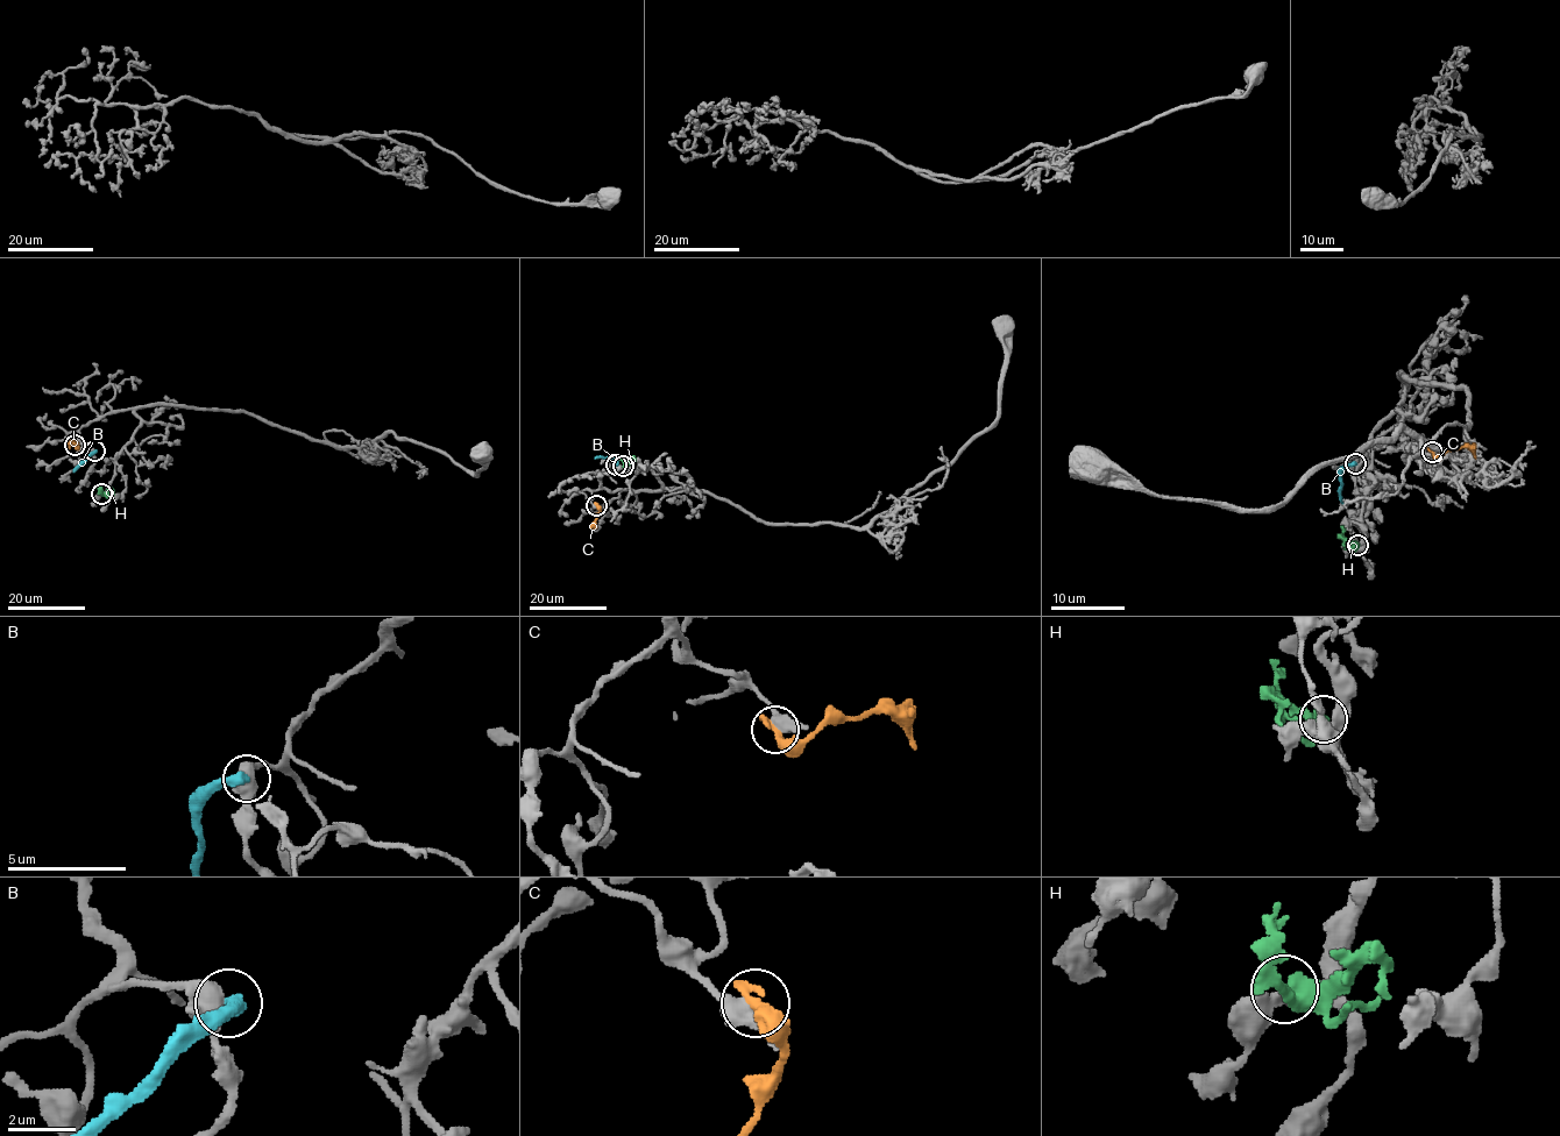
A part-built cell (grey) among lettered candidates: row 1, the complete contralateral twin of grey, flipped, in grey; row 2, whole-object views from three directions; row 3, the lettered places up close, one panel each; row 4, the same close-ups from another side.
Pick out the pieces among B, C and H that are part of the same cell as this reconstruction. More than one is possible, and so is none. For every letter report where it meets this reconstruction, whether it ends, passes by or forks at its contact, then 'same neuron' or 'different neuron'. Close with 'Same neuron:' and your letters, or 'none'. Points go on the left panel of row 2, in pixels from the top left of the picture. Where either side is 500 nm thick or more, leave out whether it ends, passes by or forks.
B: meets grey at (94, 451); it ends there; different neuron
C: meets grey at (75, 445); it ends there; different neuron
H: meets grey at (101, 494); it passes by; different neuron
Same neuron: none

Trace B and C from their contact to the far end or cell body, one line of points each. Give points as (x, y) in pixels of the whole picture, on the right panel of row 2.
B: (1355, 463), (1347, 463), (1342, 469), (1342, 503)
C: (1431, 453), (1445, 454), (1467, 447), (1476, 459)

